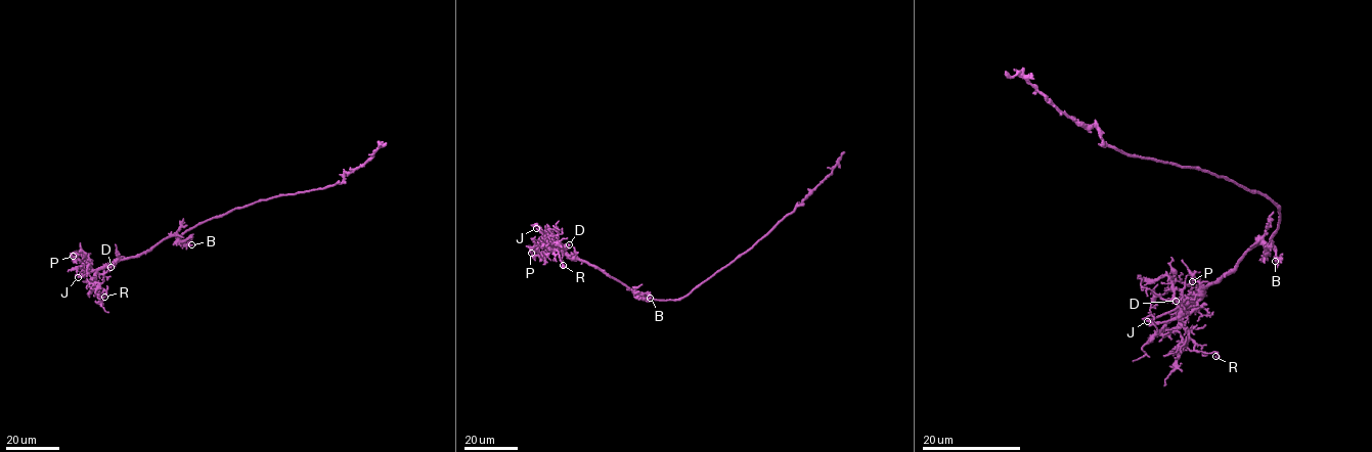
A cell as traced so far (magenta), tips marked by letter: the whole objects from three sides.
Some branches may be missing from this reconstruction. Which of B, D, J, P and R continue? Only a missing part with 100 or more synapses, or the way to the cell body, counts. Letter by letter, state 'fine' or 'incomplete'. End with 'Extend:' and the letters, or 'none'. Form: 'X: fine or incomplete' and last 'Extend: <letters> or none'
B: fine
D: fine
J: incomplete
P: fine
R: fine
Extend: J

